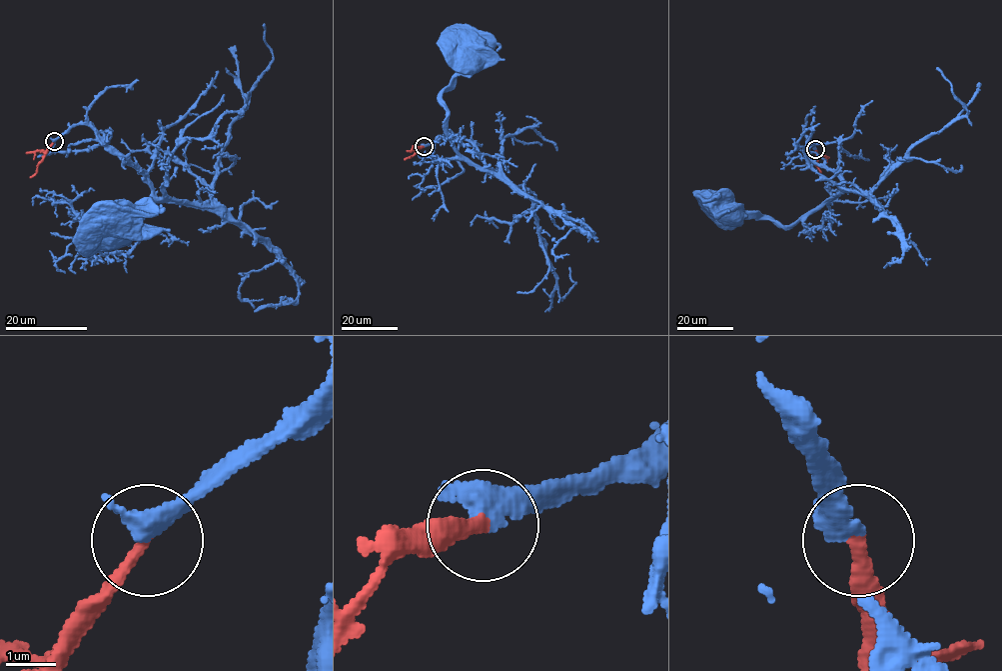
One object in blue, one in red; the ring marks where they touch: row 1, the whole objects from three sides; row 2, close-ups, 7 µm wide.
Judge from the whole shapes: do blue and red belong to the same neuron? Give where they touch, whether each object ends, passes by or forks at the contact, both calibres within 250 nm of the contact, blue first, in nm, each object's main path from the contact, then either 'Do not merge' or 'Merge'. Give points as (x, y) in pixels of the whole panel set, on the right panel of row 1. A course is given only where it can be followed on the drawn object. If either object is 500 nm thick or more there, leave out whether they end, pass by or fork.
Place: (815, 149). At the ring blue passes by. At the ring red ends. Thickness 360 nm (blue) against 280 nm. Course of blue: (815, 149), (806, 137), (808, 157), (831, 169), (841, 187), (787, 226), (751, 218), (731, 202), (712, 201). Course of red: (815, 149), (819, 174). Merge

